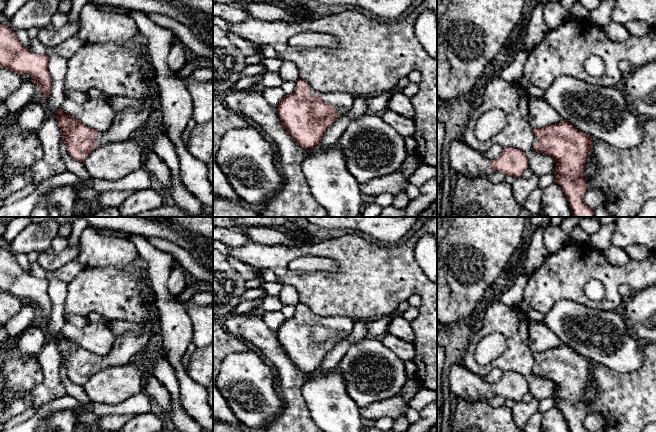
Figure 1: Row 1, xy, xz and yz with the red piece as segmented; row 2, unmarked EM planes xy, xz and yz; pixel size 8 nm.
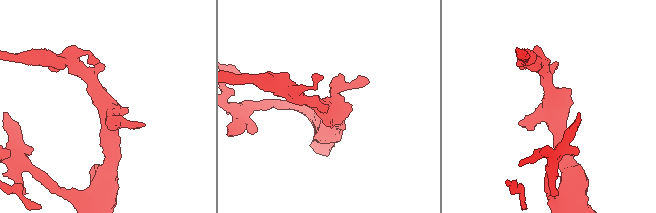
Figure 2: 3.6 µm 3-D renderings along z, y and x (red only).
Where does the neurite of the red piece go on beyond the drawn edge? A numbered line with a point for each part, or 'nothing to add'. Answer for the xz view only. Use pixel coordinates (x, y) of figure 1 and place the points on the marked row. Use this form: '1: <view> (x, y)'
1: xz (342, 102)

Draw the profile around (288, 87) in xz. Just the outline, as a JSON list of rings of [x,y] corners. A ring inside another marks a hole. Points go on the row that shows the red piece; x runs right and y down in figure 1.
[[[283,81],[279,87],[285,92],[286,95],[290,95],[295,91],[296,82],[294,82],[294,81]]]

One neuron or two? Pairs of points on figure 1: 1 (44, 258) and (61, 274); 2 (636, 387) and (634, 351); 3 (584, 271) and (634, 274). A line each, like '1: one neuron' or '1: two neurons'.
1: two neurons
2: two neurons
3: one neuron

